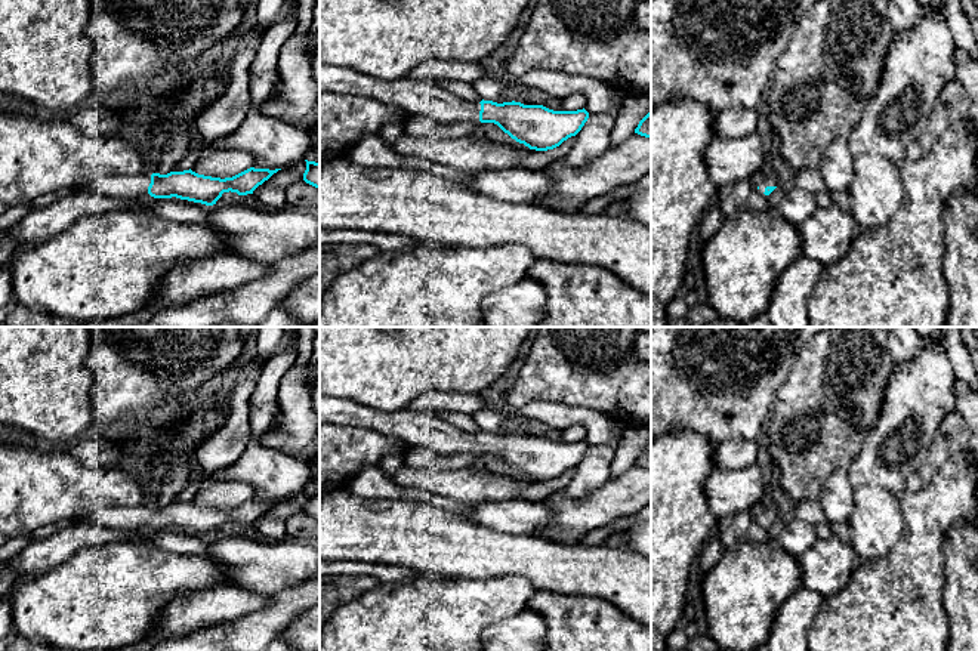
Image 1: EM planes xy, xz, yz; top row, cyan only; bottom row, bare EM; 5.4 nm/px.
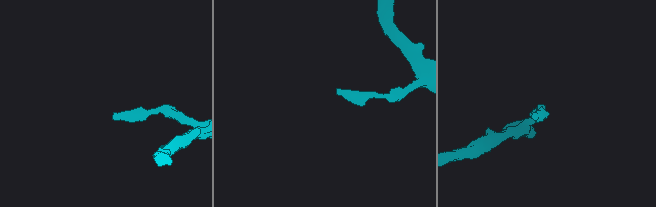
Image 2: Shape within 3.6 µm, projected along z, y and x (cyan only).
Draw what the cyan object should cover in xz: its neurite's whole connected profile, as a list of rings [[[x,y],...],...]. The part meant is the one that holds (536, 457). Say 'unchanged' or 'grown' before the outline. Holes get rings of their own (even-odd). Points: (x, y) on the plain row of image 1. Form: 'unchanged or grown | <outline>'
grown | [[[320,397],[320,425],[323,423],[367,428],[435,454],[494,454],[512,470],[536,482],[559,478],[576,468],[589,450],[584,439],[553,442],[543,436],[524,436],[515,432],[471,434],[425,411],[376,411],[334,397]]]

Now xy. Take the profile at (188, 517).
grown | [[[250,499],[232,509],[212,509],[195,503],[170,503],[167,506],[141,503],[138,506],[104,507],[87,516],[89,521],[115,530],[139,530],[149,525],[154,530],[181,530],[206,537],[213,537],[223,524],[238,527],[253,525],[253,522],[281,500]]]

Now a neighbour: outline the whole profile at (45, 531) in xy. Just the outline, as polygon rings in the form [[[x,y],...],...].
[[[62,519],[58,522],[52,522],[49,525],[41,525],[38,530],[36,530],[30,534],[31,542],[47,539],[47,537],[59,533],[61,530],[64,530],[67,525],[70,525],[70,522],[71,521],[68,521],[68,519]]]

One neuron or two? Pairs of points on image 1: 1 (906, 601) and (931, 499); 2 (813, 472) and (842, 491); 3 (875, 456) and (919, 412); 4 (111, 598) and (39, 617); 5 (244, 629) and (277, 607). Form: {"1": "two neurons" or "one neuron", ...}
{"1": "one neuron", "2": "two neurons", "3": "one neuron", "4": "one neuron", "5": "one neuron"}

